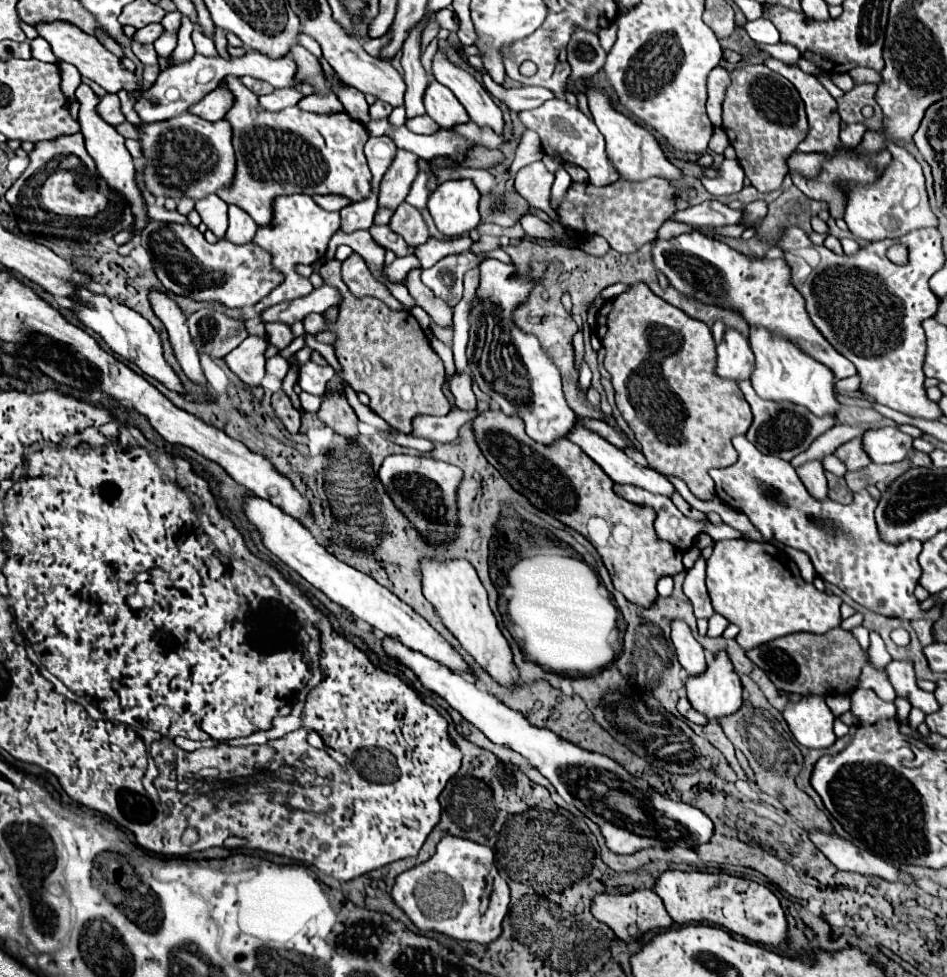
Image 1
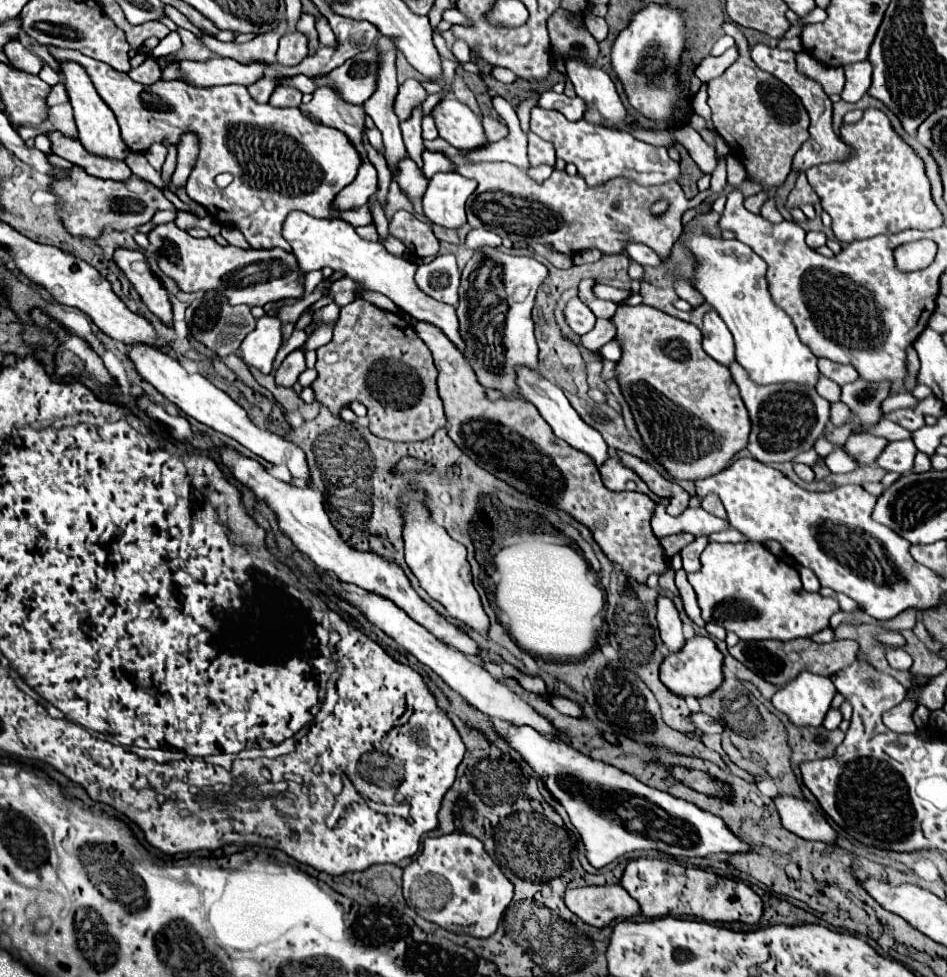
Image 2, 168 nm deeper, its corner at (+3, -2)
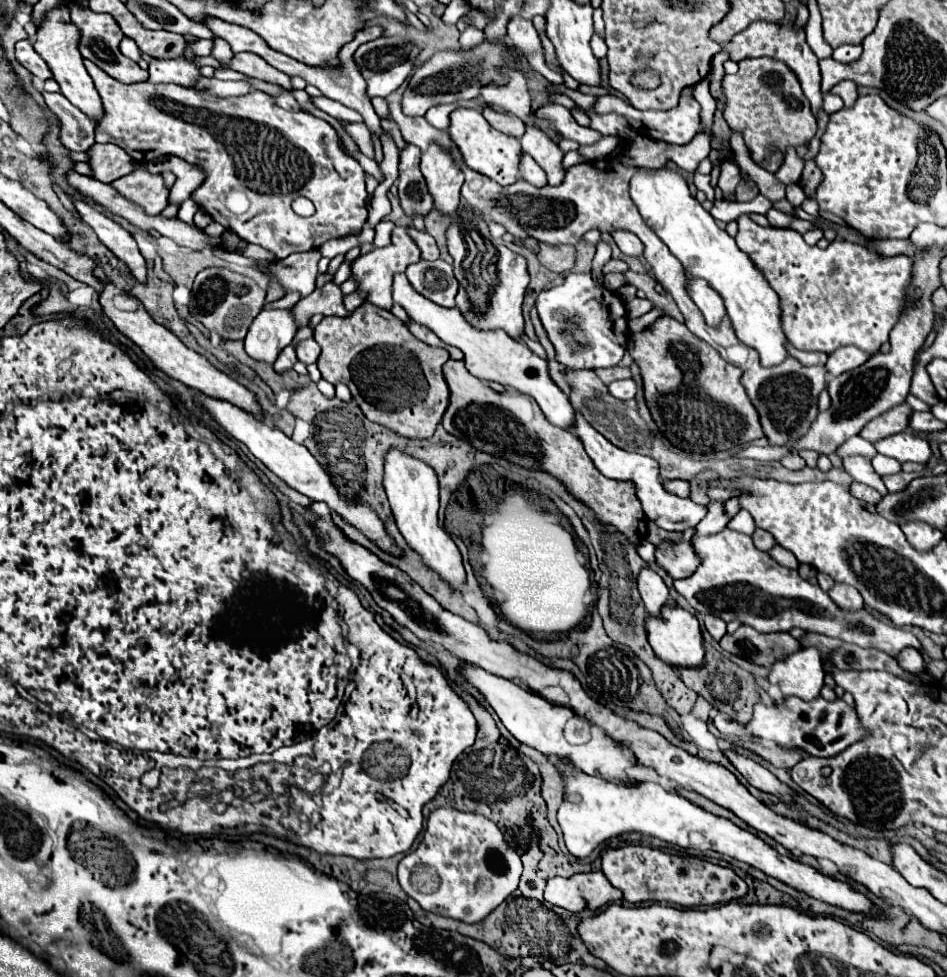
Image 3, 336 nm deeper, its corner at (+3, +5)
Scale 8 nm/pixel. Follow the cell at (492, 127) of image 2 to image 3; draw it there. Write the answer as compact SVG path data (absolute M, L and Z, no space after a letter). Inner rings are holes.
M484 108L484 118L488 120L488 124L504 134L510 134L510 136L516 136L520 138L524 134L524 122L516 116L510 116L510 114L500 114L500 112L494 112L492 108Z

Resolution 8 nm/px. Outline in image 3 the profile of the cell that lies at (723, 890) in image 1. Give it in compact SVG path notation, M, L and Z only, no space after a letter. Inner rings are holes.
M622 846L616 850L606 850L602 854L602 872L612 886L622 890L624 900L630 904L654 900L672 902L682 908L694 908L734 902L748 894L746 882L732 868L724 868L700 858L670 856L644 846ZM654 882L658 882L656 890L652 890Z

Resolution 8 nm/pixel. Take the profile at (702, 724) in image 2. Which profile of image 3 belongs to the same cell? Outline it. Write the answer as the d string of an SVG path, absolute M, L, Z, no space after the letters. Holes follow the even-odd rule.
M786 698L784 704L780 702L776 702L774 706L756 704L754 718L746 726L734 722L732 718L728 720L728 716L720 712L712 718L712 722L722 734L734 734L734 736L754 734L754 736L762 736L764 740L772 740L782 748L802 748L812 756L822 756L822 758L840 754L844 748L864 738L864 730L858 722L856 710L850 708L842 698L838 698L836 702L826 702L824 698L816 698L812 702L804 702L800 698Z

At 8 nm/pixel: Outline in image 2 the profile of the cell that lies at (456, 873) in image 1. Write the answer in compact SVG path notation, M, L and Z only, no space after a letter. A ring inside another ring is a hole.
M464 831L440 837L426 837L422 853L412 859L402 877L404 899L420 917L448 929L472 937L490 937L504 909L512 901L514 885L486 853L484 843Z

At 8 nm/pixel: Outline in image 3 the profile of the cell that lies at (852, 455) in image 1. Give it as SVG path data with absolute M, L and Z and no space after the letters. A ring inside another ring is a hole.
M904 402L892 410L888 410L888 414L882 414L880 418L868 422L868 426L864 426L864 430L860 430L858 436L862 436L868 442L878 442L880 438L904 432L908 426L908 416L910 416L910 406Z

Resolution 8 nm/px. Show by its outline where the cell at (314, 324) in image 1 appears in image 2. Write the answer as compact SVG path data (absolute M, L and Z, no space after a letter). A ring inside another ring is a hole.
M356 299L342 307L332 333L332 341L318 349L318 377L312 389L336 417L350 401L359 401L368 409L370 431L390 441L424 441L446 425L430 349L406 319L382 311L366 299Z

